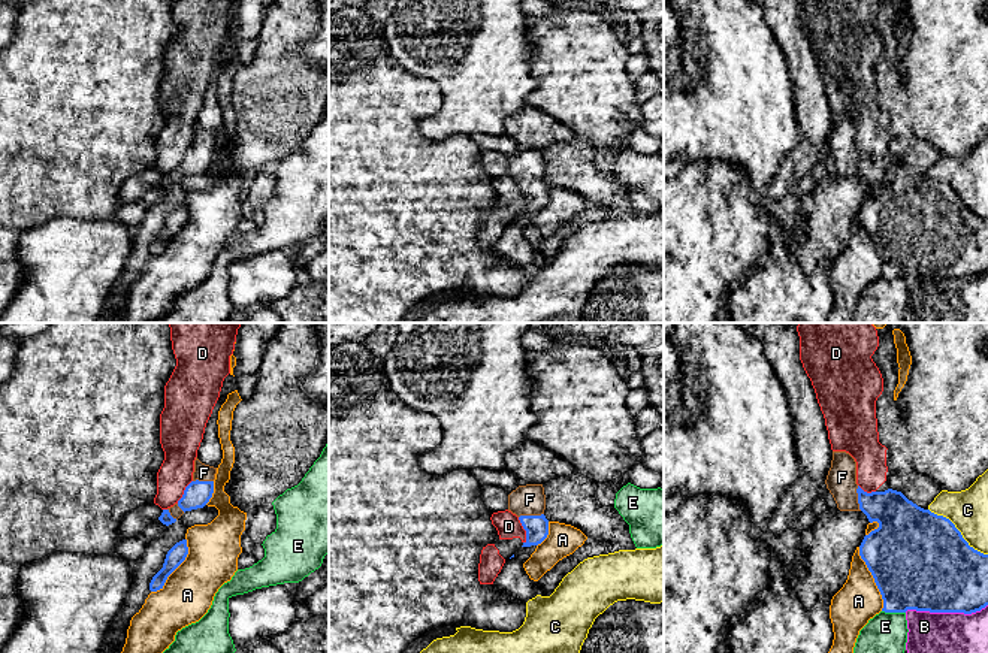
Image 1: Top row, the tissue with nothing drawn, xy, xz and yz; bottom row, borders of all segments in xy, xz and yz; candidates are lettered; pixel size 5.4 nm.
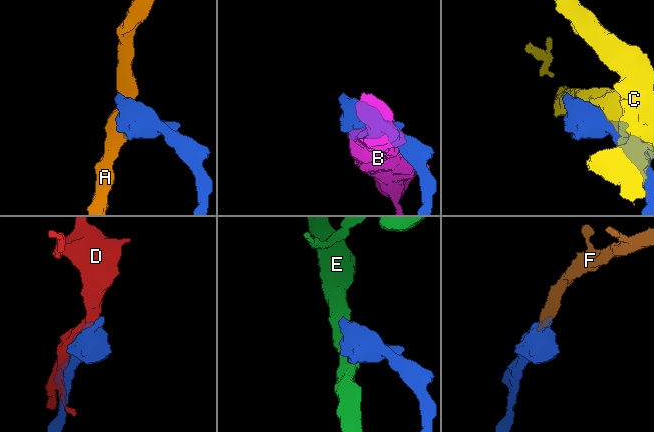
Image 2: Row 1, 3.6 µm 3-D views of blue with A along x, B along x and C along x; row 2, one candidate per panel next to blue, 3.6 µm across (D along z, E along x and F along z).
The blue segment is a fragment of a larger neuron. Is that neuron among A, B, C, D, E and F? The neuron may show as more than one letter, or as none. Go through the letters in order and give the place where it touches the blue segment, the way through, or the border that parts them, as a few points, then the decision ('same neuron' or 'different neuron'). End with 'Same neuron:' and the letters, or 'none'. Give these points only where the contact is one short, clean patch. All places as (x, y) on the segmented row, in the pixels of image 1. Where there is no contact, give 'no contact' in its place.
A: yz (873, 577) | different neuron
B: yz (945, 611) | different neuron
C: yz (958, 531) | different neuron
D: xz (525, 529) | different neuron
E: yz (894, 611) | along yz (882, 610), (905, 613) | different neuron
F: xz (531, 516) | across xz (537, 526), (531, 516), (529, 499) | same neuron
Same neuron: F

